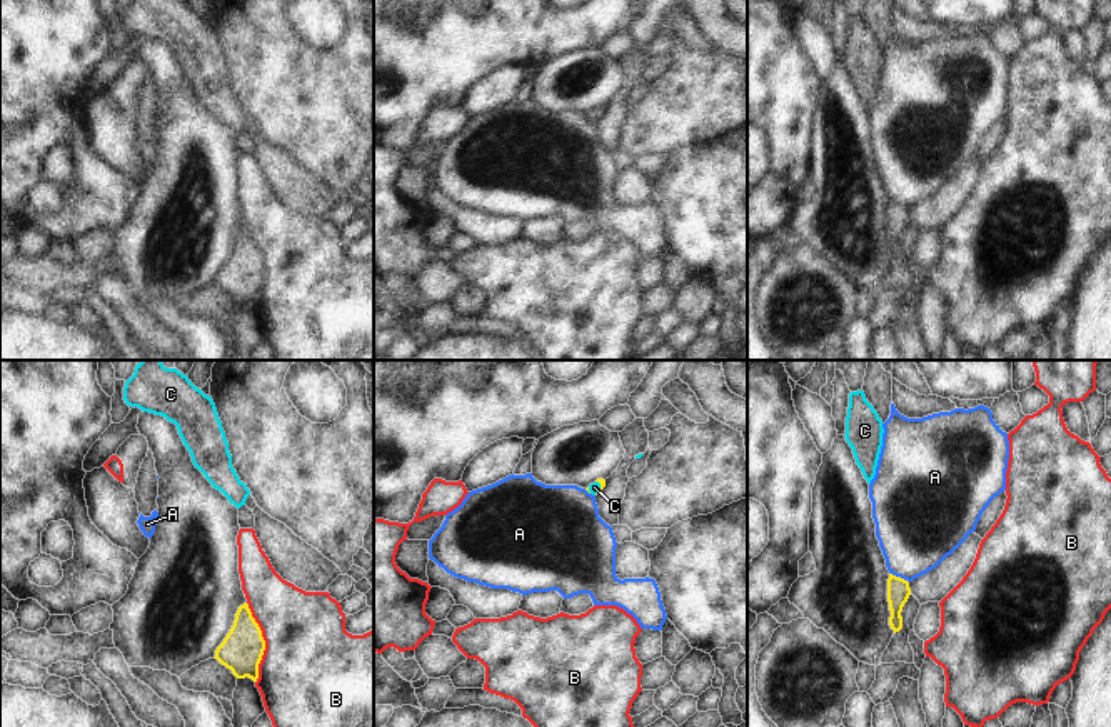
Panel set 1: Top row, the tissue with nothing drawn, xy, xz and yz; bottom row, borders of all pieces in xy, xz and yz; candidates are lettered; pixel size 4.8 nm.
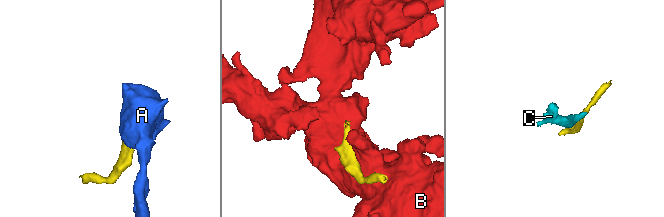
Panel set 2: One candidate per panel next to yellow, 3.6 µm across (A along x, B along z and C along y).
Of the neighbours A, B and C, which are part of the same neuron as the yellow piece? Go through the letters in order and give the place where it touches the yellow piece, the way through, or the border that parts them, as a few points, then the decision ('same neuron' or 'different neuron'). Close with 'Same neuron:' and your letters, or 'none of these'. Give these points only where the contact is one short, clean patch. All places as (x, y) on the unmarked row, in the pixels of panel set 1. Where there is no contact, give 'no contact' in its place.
A: yz (899, 204) | along yz (889, 199), (908, 209) | different neuron
B: xy (264, 269) | different neuron
C: xz (601, 114) | across xz (601, 107), (601, 114), (594, 114) | same neuron
Same neuron: C

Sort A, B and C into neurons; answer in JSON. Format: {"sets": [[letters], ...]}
{"sets": [["A"], ["B"], ["C"]]}

